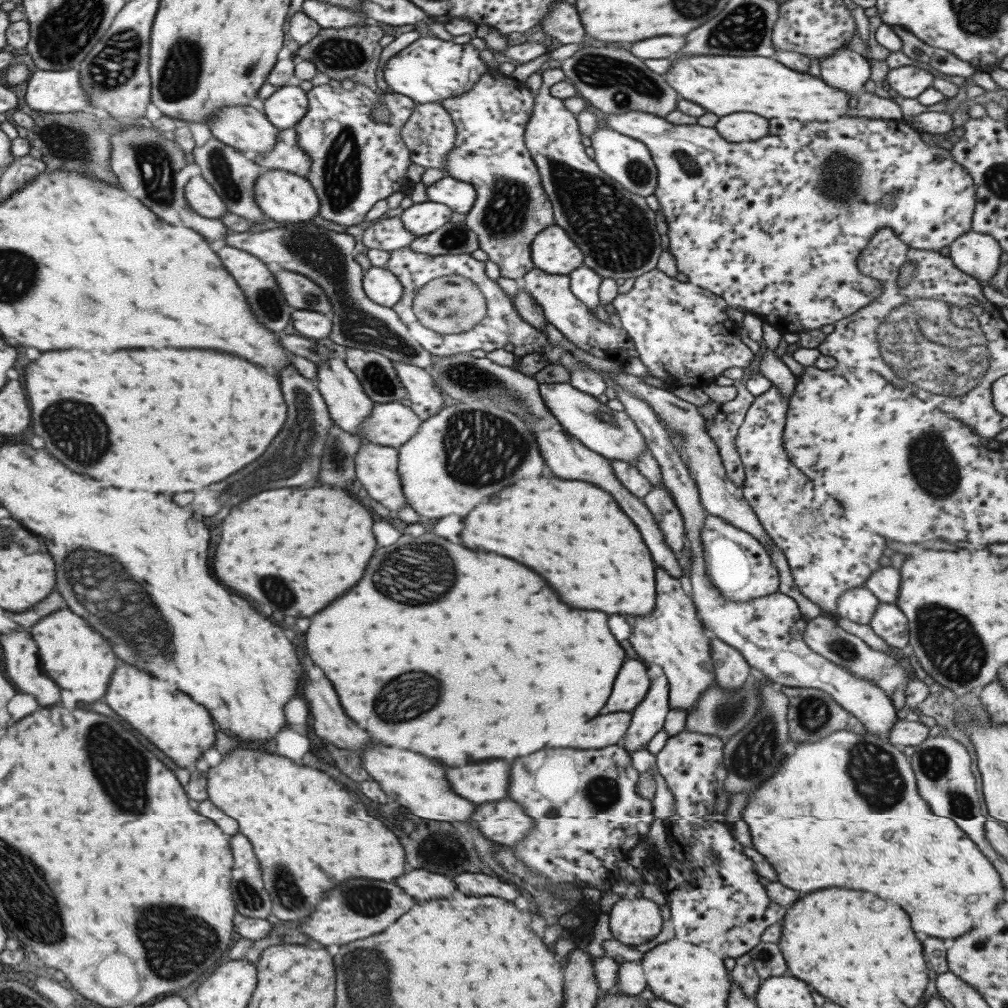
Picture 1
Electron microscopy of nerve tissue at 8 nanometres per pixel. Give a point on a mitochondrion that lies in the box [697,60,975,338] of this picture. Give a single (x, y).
(837, 180)

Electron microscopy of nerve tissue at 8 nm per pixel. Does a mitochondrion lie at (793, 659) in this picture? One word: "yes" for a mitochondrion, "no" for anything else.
no

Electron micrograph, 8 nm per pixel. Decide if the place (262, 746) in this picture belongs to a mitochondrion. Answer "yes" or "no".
no

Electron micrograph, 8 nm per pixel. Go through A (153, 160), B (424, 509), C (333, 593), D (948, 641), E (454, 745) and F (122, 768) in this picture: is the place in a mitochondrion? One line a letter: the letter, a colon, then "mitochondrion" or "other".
A: mitochondrion
B: other
C: other
D: mitochondrion
E: other
F: mitochondrion

